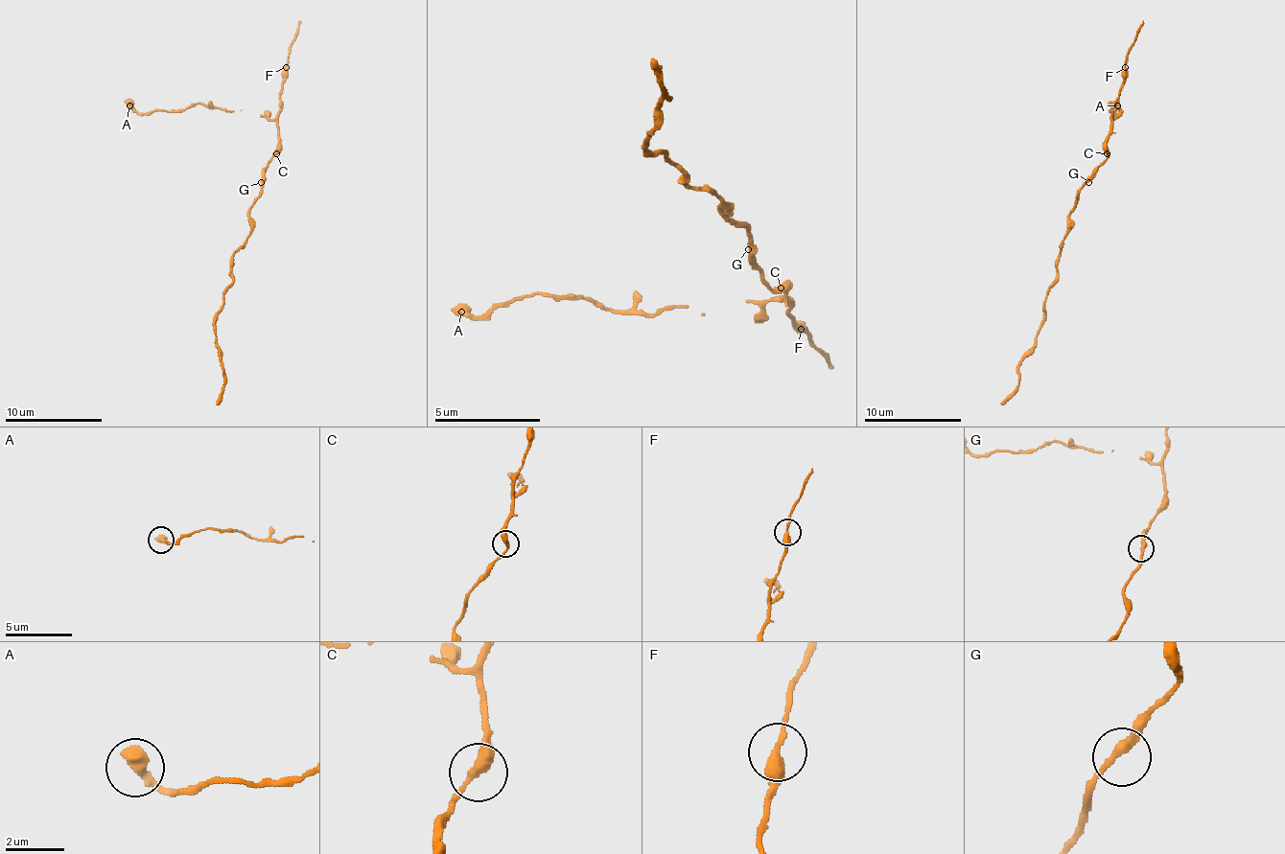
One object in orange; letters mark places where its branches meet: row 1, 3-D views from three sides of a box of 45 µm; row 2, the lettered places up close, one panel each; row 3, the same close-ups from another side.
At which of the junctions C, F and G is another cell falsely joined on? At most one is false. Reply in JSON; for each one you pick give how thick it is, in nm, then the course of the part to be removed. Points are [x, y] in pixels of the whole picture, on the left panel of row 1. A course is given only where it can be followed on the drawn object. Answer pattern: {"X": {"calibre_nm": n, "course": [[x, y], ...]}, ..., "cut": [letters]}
{"cut": []}

